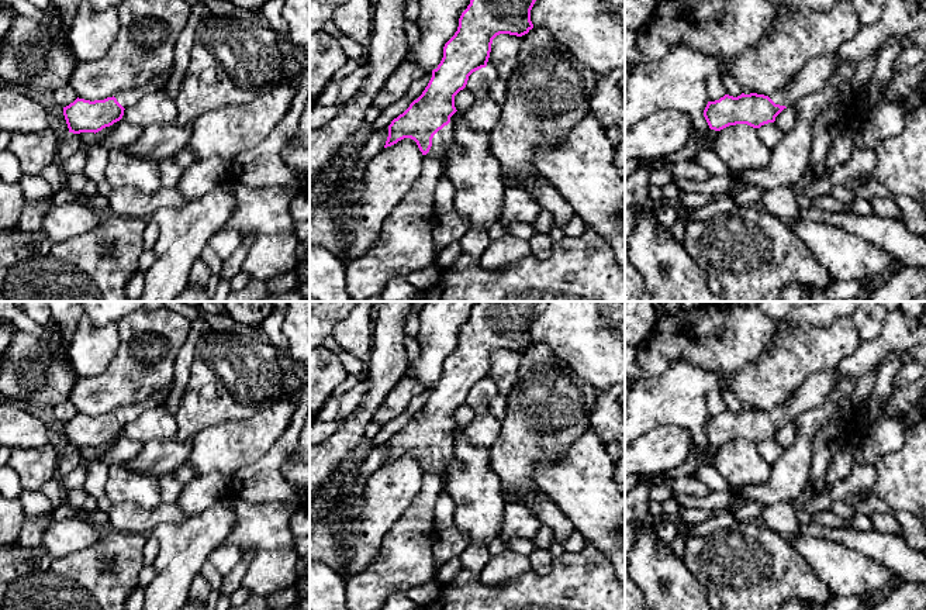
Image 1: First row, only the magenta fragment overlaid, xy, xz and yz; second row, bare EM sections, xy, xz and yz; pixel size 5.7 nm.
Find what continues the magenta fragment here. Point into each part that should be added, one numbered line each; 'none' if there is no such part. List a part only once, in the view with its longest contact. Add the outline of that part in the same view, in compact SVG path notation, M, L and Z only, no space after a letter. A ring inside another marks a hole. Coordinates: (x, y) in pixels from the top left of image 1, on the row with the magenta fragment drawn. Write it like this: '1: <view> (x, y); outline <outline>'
1: xz (444, 141); outline M449 123L433 135L432 147L425 156L436 159L440 163L442 173L445 173L449 161L449 152L453 151L456 147L457 145L453 137L453 127Z

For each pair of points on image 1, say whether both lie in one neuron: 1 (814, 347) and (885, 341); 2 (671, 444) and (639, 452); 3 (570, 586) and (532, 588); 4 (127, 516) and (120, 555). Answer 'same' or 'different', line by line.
1: different
2: same
3: same
4: different

